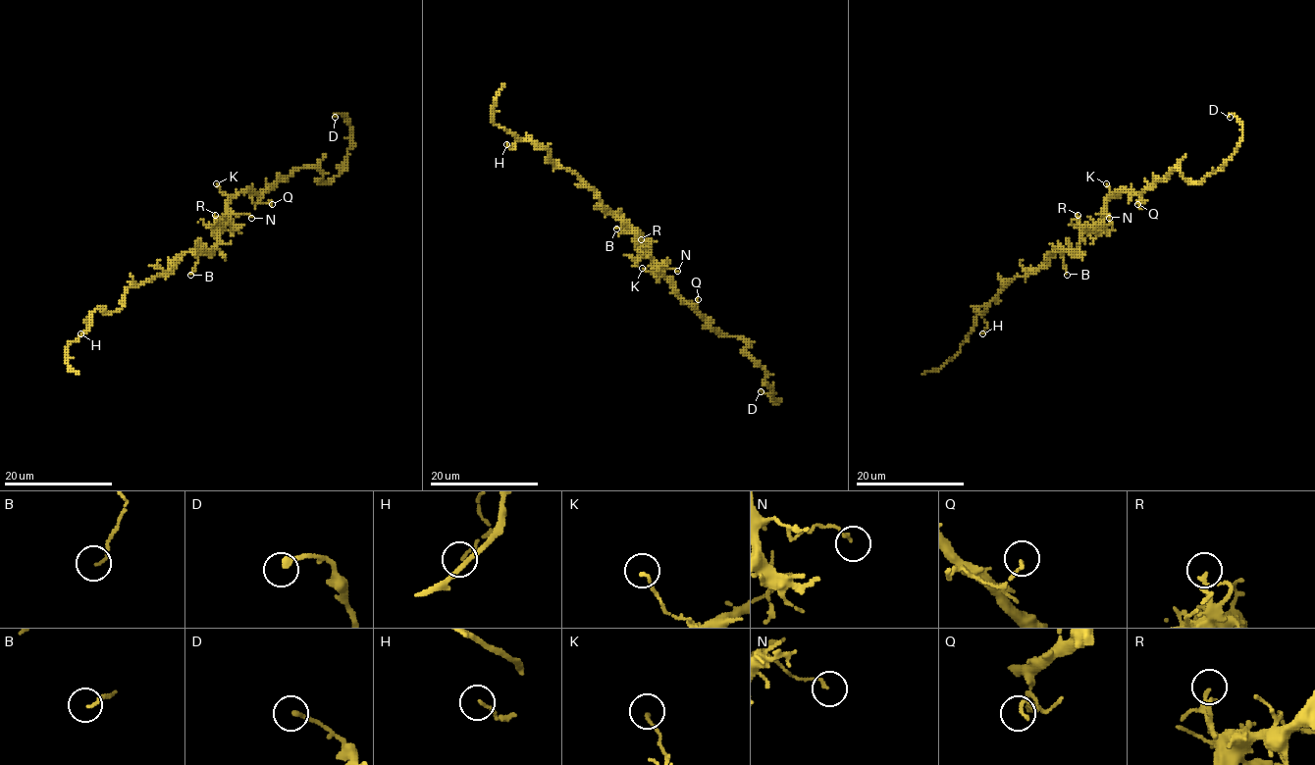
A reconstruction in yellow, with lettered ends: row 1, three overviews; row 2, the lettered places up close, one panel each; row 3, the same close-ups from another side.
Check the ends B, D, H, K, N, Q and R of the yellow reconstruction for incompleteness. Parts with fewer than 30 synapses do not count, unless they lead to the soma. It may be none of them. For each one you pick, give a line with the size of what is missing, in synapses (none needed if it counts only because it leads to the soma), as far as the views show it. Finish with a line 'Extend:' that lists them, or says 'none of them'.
Extend: none of them

